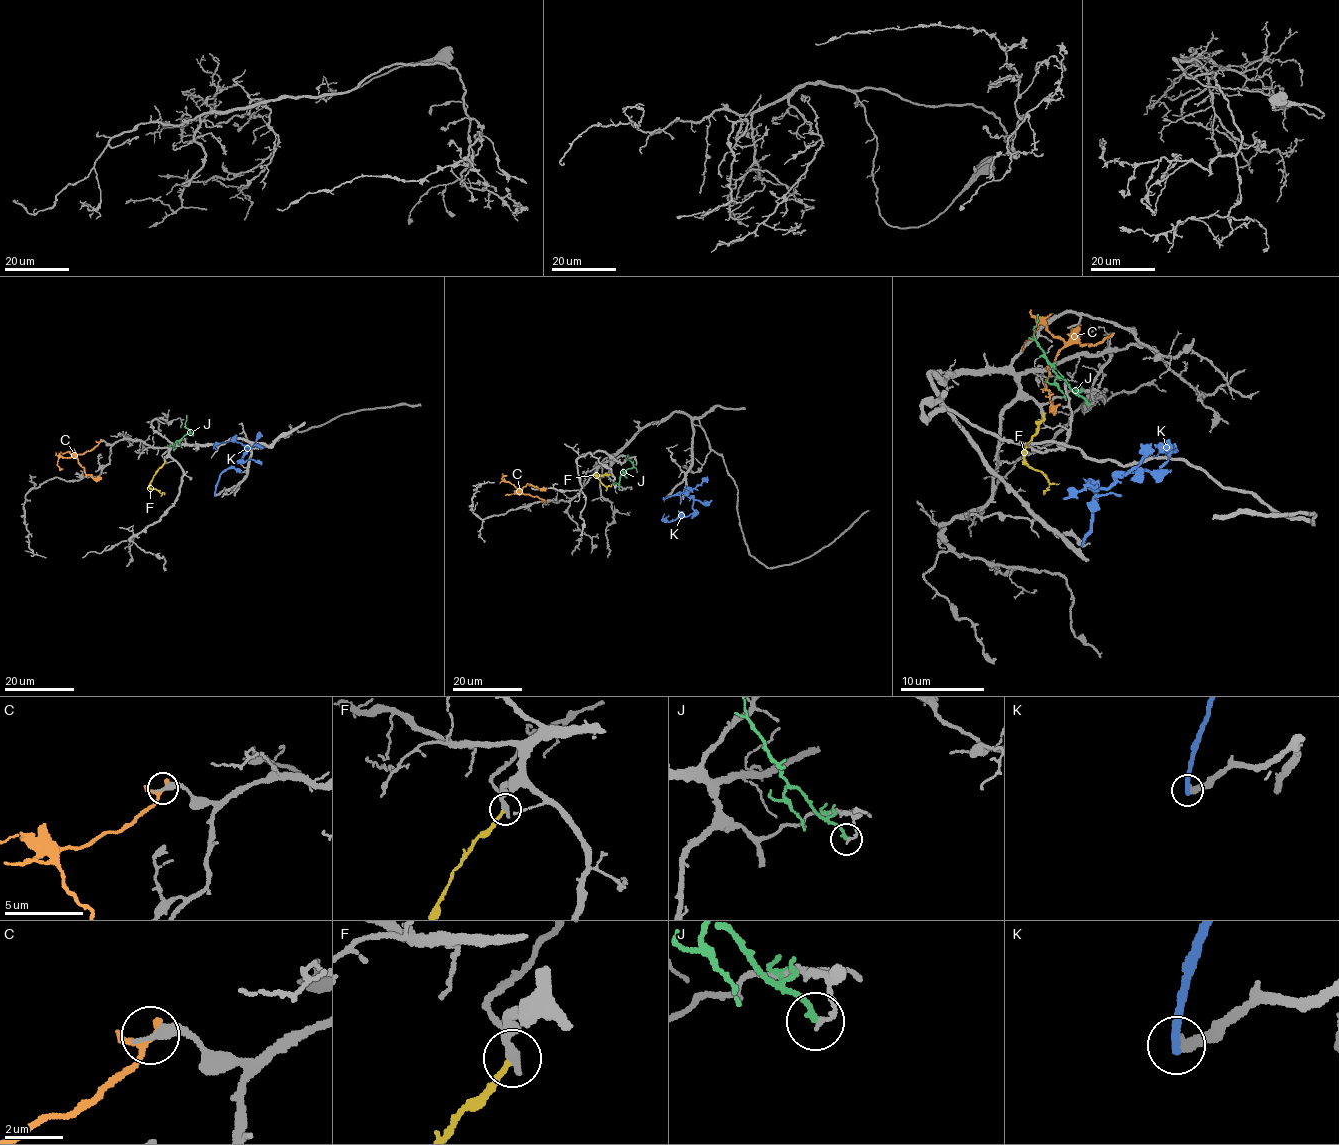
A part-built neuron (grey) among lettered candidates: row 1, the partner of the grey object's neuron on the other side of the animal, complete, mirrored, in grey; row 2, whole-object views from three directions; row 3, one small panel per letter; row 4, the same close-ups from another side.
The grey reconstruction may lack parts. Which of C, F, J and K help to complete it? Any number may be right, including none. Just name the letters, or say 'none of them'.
none of them

